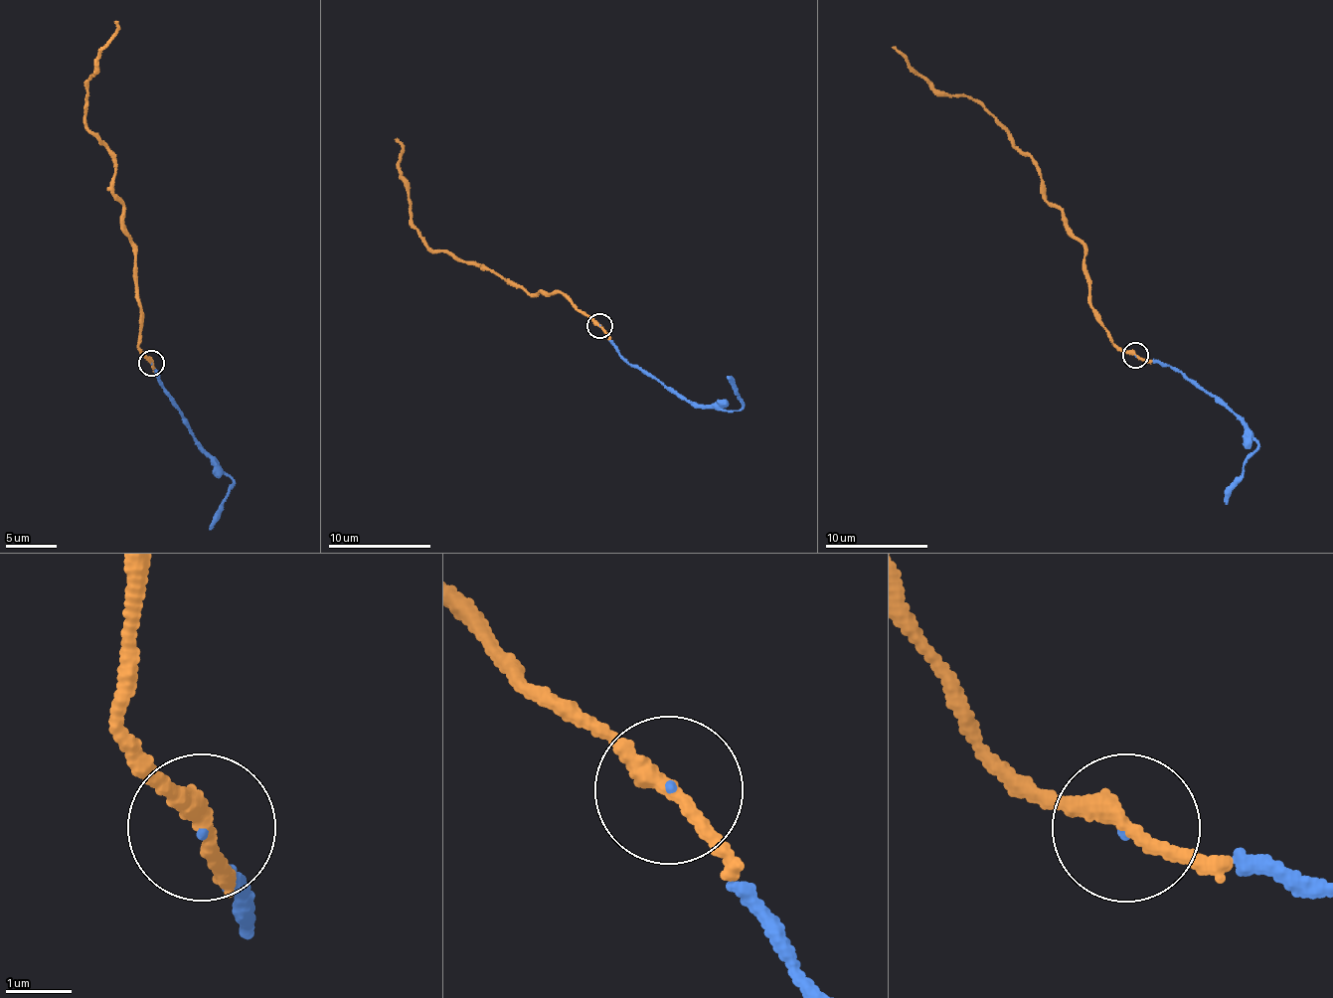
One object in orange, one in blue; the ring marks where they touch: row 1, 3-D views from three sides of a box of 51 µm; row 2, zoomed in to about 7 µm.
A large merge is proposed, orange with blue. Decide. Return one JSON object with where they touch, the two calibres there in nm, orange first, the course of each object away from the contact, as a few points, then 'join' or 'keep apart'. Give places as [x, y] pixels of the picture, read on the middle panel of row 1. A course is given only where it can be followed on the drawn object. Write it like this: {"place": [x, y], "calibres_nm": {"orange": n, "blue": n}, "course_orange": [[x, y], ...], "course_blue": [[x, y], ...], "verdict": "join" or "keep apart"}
{"place": [599, 325], "calibres_nm": {"orange": 240, "blue": 40}, "course_orange": [[599, 325], [557, 291], [532, 293], [488, 267], [428, 249], [413, 223], [397, 137]], "course_blue": [[599, 325], [617, 355], [704, 407], [740, 410], [744, 407], [727, 377]], "verdict": "join"}

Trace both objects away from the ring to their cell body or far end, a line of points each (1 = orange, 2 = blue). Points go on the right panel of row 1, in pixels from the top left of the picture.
1: (1135, 355), (1111, 341), (1089, 305), (1083, 242), (1044, 199), (1042, 173), (978, 102), (941, 95), (891, 48)
2: (1135, 355), (1169, 364), (1245, 422), (1258, 447), (1225, 503)

